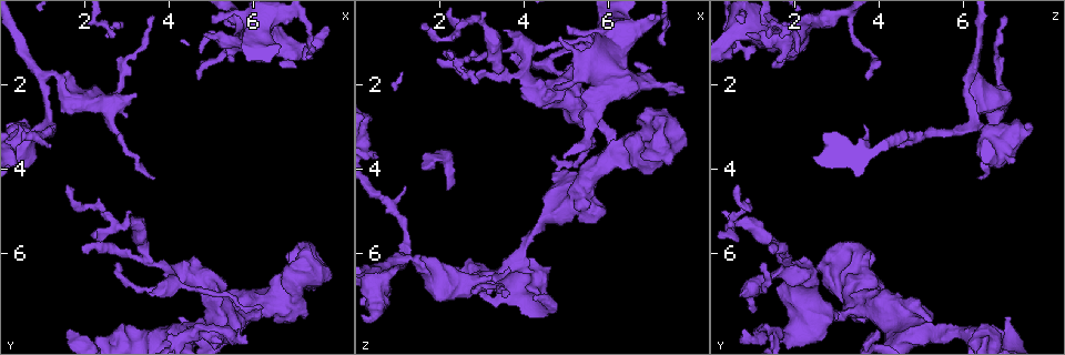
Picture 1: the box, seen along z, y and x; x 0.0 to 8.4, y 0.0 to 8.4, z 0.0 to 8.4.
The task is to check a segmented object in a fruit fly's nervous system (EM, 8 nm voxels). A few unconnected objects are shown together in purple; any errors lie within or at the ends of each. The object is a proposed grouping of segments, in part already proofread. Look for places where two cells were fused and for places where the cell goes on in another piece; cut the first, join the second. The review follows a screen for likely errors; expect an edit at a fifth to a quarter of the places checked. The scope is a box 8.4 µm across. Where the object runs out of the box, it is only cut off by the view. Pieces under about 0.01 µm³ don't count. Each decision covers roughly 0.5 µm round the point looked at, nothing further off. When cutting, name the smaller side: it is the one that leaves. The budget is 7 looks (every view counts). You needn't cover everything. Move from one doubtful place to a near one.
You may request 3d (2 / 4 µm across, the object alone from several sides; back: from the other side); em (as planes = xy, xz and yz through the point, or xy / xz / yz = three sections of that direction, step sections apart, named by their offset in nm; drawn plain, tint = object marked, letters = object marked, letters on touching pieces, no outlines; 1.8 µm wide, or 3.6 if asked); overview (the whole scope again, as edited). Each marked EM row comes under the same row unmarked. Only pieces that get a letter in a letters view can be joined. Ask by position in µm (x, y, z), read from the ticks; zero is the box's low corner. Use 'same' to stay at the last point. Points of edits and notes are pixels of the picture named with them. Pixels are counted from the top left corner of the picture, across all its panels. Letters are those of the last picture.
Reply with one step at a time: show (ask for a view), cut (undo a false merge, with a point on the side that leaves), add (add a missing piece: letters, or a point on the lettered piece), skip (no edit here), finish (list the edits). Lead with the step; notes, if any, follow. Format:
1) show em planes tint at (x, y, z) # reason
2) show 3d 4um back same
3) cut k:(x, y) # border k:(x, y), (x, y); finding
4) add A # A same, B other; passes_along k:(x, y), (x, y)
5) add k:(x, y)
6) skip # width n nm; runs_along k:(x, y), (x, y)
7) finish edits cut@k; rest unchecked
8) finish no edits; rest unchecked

show 3d 2um at (4.15, 6.45, 1.95) # side arm on a straight run

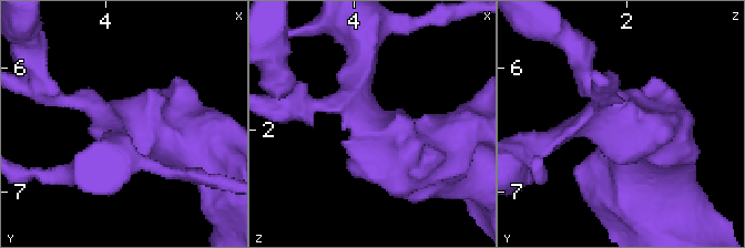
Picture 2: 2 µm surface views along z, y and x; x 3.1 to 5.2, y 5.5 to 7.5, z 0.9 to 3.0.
show em planes letters at (4.12, 6.46, 1.92) # arms 3; arm_widths 170, 200, 400 nm

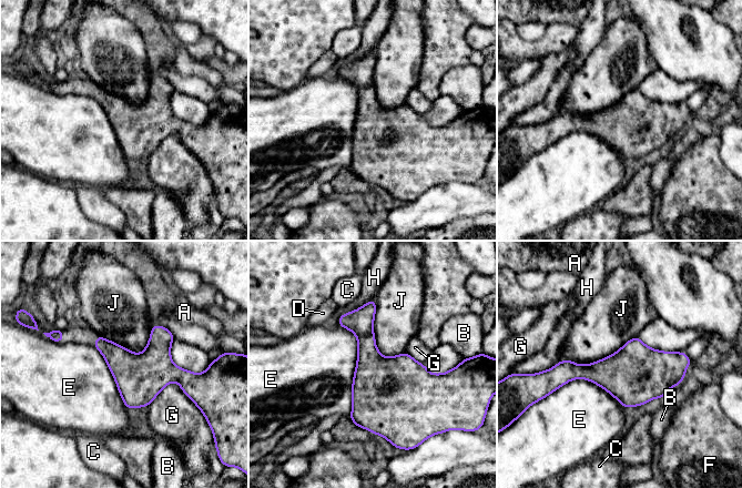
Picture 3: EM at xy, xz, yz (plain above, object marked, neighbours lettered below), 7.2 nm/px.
skip # A other, B other, C other, D other, E other, F other, G other, H other, J other; border 3:(374, 298), (376, 348), (404, 353); one cell here

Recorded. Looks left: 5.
show em planes letters at (1.65, 7.85, 4.00) # free end

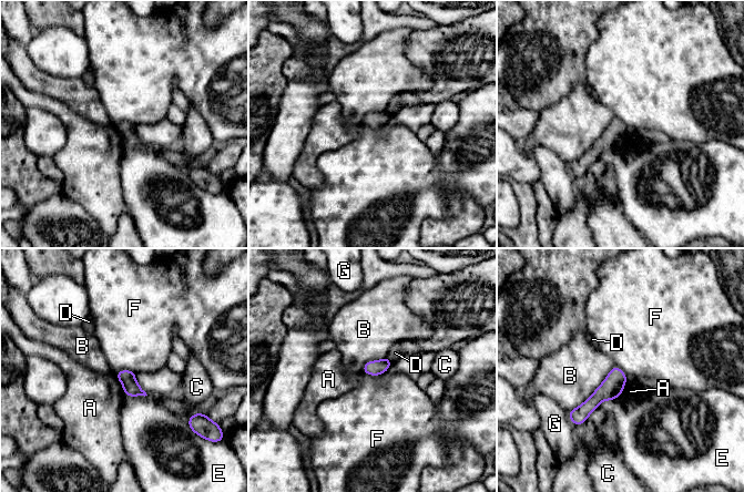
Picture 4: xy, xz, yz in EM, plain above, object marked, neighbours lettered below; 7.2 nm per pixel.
skip # A other, B other, C other, D other, E other, F other, G other; border 4:(135, 371), (119, 370), (115, 373); no lettered piece goes on from it

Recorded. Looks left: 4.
show em xy step 16 letters at (7.75, 0.60, 2.20) # free end

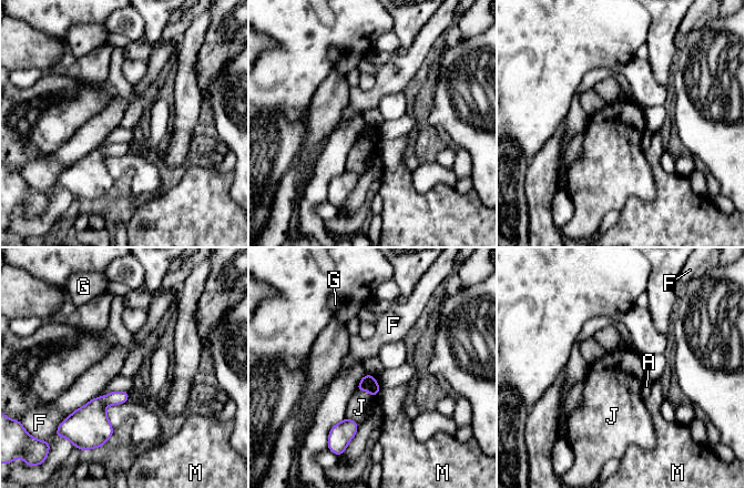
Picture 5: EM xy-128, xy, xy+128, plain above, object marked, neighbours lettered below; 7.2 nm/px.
show em planes letters same # cut it another way

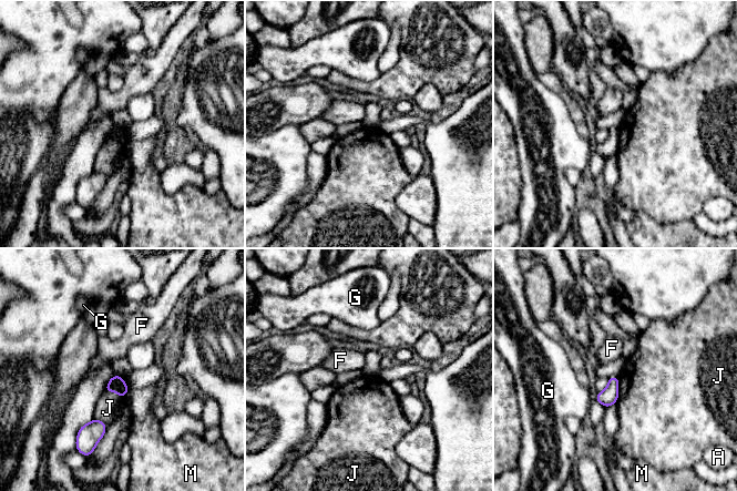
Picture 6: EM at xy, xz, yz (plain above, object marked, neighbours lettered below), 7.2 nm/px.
skip # longest_contact J 200 nm; A other, F other, G other, J other, M other; border 6:(618, 376), (618, 397), (615, 402); no lettered piece goes on from it

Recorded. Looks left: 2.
finish no edits; rest unchecked

